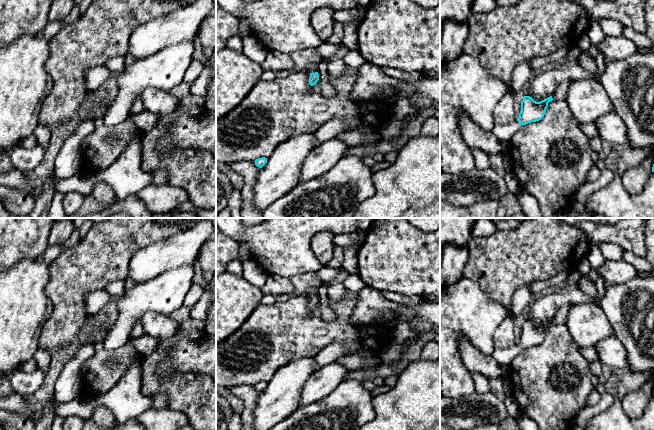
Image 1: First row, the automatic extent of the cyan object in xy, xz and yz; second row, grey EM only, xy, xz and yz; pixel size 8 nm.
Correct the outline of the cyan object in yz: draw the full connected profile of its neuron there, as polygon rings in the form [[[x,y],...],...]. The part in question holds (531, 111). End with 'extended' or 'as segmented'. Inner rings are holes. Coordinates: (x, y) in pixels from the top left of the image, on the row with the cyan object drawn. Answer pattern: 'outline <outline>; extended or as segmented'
outline [[[524,96],[521,101],[519,118],[508,124],[495,124],[491,132],[500,142],[509,142],[522,125],[541,120],[545,115],[548,103],[552,100],[552,96],[550,96],[540,102],[536,102],[532,97]]]; extended

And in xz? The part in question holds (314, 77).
outline [[[312,65],[312,66],[306,67],[303,70],[310,74],[309,81],[308,81],[309,84],[311,86],[315,85],[319,80],[319,74],[318,74],[319,68]]]; extended

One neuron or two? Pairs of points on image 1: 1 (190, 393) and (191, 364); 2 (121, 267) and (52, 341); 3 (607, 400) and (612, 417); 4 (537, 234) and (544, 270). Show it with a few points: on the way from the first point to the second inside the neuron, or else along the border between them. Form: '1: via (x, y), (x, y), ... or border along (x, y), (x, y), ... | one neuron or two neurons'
1: border along (205, 374), (174, 372), (169, 378) | two neurons
2: via (98, 272), (69, 301), (69, 313), (66, 318) | one neuron
3: border along (615, 398), (609, 406), (590, 419) | two neurons
4: via (538, 243), (540, 261) | one neuron

